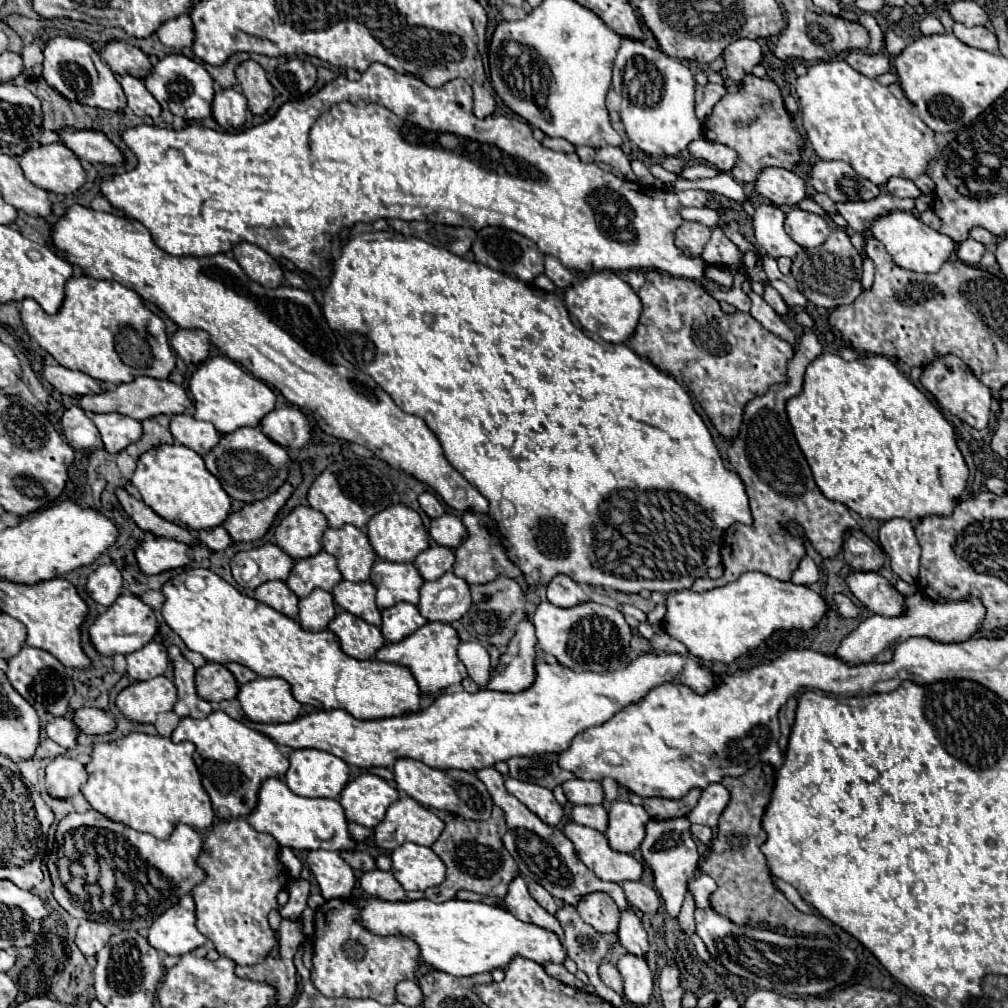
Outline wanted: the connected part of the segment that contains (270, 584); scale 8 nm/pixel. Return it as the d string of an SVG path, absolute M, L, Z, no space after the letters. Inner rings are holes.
M266 581L262 583L256 593L254 599L270 605L272 609L296 619L298 617L298 597L296 593L284 583L284 581Z

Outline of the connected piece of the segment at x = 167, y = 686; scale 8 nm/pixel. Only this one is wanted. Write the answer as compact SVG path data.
M158 675L148 681L136 681L126 687L118 699L118 709L132 721L154 723L160 713L172 711L178 701L178 689L174 679Z

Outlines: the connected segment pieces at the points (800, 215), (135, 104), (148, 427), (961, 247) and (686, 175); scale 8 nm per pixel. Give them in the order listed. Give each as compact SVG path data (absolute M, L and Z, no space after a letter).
M792 207L786 213L786 233L804 249L814 249L826 241L830 227L824 217Z
M118 75L118 83L122 85L126 99L128 99L128 107L138 115L138 117L158 117L160 115L160 105L158 101L148 93L148 89L144 87L144 81L132 75Z
M158 415L158 417L148 417L142 421L142 437L134 443L130 443L126 447L126 453L132 459L138 459L144 451L162 445L162 443L172 443L172 435L168 431L168 423L170 419L166 415Z
M966 239L966 241L958 243L958 247L956 247L956 257L968 265L978 265L982 253L984 253L984 245L974 239Z
M694 163L692 167L684 167L680 173L678 173L678 177L682 177L682 179L702 179L702 177L716 177L718 173L716 173L716 169L714 167L710 167L710 165L706 165L706 163Z

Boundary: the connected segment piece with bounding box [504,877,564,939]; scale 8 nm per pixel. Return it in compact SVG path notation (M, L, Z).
M516 877L512 883L510 883L510 889L508 889L508 895L504 899L504 905L510 913L514 913L514 917L522 919L522 921L528 921L528 923L534 923L546 931L552 931L554 935L558 935L558 939L564 937L564 931L560 927L560 921L548 913L546 909L542 909L534 899L532 895L528 893L528 887L526 887L526 881L522 877Z

